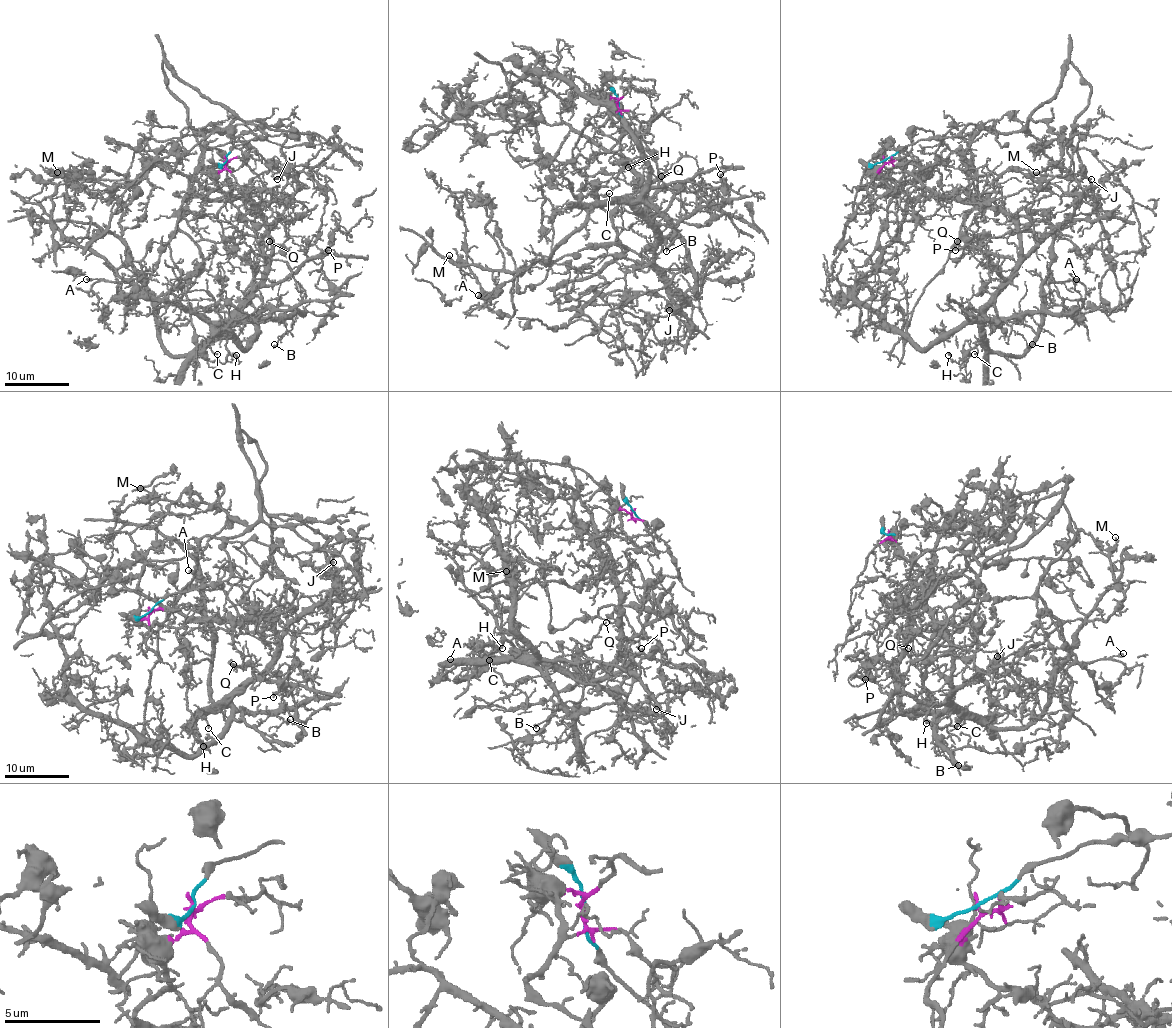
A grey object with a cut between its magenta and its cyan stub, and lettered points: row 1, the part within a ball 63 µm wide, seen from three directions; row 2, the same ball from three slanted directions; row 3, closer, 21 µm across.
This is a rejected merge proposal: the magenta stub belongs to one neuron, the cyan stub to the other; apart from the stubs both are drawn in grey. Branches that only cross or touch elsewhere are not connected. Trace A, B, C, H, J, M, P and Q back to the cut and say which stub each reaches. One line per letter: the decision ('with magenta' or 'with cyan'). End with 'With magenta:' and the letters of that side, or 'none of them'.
A: with magenta
B: with magenta
C: with magenta
H: with magenta
J: with magenta
M: with magenta
P: with magenta
Q: with magenta
With magenta: A, B, C, H, J, M, P, Q

